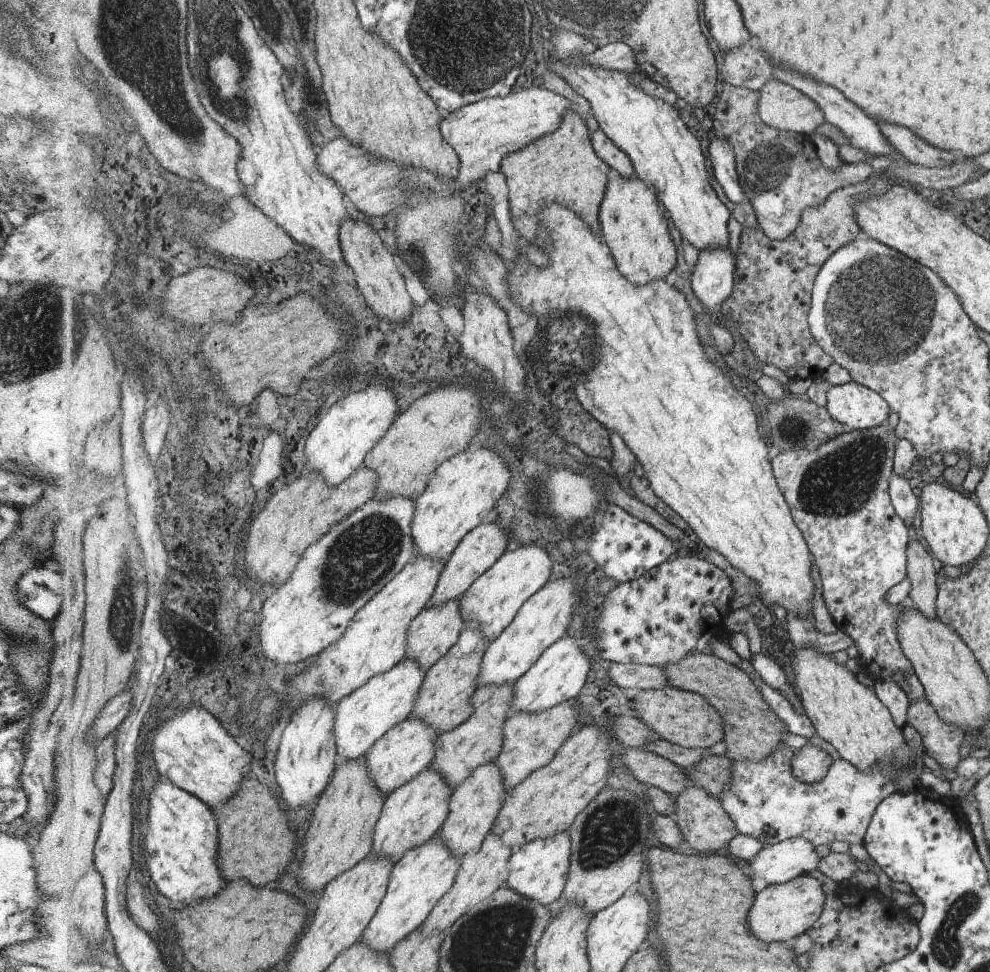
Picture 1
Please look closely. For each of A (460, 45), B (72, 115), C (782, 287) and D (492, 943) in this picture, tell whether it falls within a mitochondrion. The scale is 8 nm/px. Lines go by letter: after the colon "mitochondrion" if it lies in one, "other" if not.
A: mitochondrion
B: other
C: mitochondrion
D: mitochondrion

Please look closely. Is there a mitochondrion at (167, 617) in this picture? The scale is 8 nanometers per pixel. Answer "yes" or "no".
no

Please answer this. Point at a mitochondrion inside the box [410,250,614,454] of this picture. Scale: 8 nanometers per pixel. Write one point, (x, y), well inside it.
(574, 332)

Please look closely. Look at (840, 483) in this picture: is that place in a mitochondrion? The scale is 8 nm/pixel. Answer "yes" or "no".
yes

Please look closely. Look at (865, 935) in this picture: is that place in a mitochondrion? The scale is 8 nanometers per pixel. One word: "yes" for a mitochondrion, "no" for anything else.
no

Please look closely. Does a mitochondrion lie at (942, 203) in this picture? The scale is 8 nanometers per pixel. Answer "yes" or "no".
no

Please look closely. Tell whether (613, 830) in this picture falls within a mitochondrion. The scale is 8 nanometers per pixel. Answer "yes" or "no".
yes

